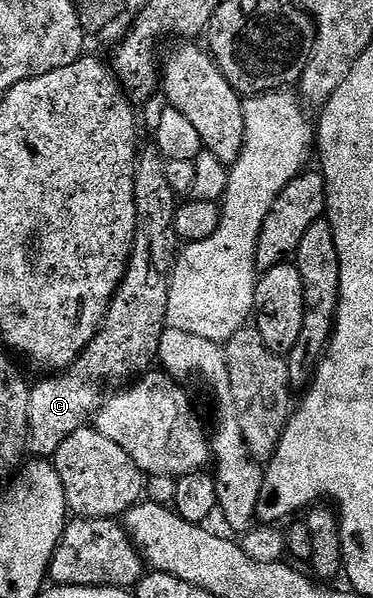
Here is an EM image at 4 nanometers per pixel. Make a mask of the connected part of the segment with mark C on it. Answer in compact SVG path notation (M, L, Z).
M148 145L144 151L142 148L135 165L135 208L137 225L131 260L99 332L76 363L54 377L43 377L47 379L30 388L27 451L40 460L50 460L64 441L104 406L108 396L146 376L159 358L161 337L167 327L171 269L177 258L177 196L169 189L164 160L154 145Z

